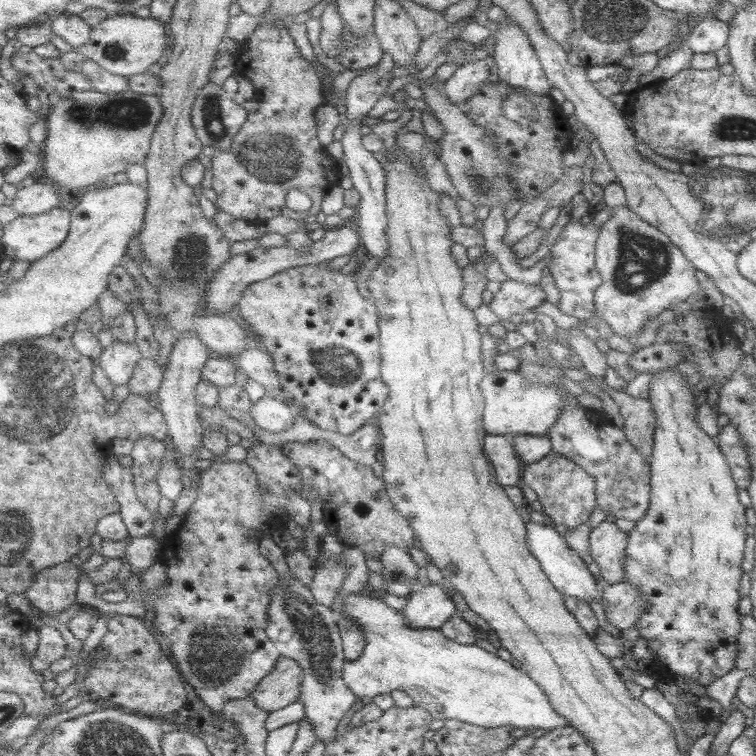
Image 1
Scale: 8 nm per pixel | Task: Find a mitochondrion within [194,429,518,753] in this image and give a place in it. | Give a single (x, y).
(310, 627)

